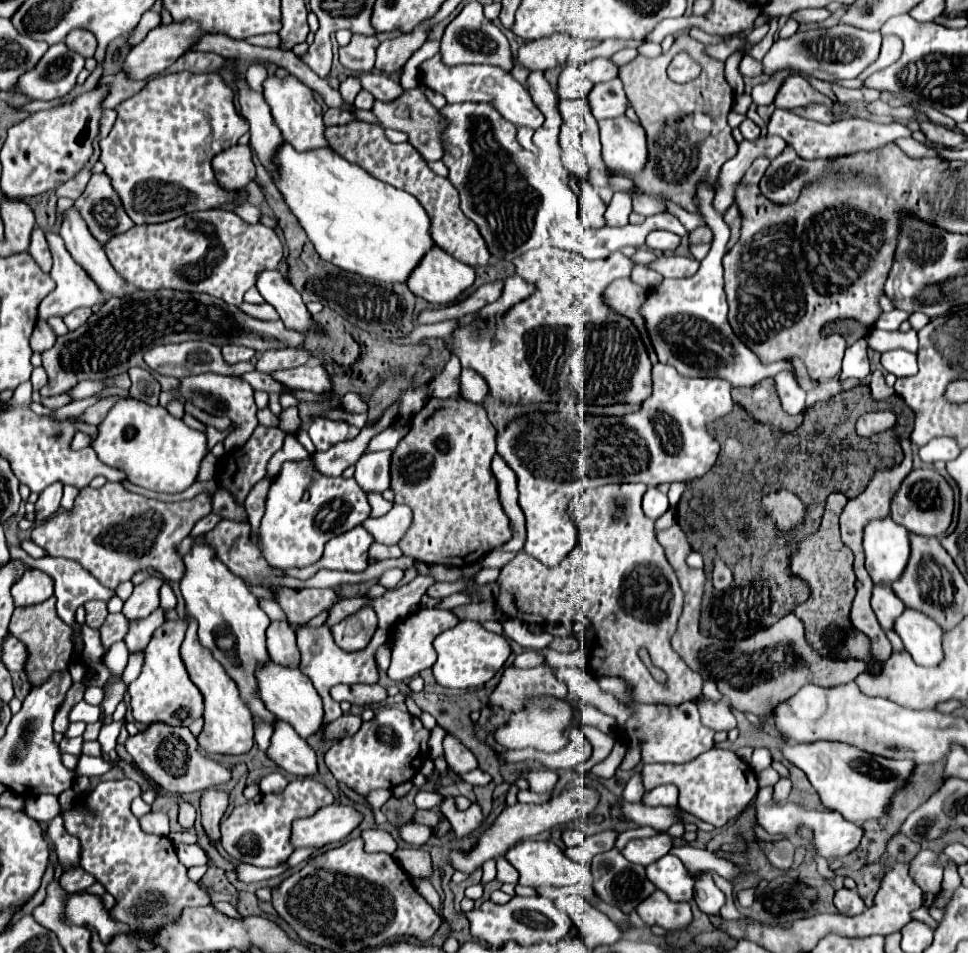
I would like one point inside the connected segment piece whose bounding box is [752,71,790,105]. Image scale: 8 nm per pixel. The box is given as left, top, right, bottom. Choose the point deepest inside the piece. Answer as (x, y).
(763, 94)

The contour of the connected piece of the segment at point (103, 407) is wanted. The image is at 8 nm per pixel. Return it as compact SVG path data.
M110 395L110 397L104 397L104 399L96 401L94 405L90 405L90 407L80 415L80 419L86 421L86 423L98 425L98 423L106 417L106 413L112 409L112 405L114 405L118 399L120 399L118 395Z

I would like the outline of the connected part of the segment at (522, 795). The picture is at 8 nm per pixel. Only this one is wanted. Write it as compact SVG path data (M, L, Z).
M519 790L517 794L517 799L521 803L534 803L534 804L540 804L545 803L546 801L549 801L551 798L551 795L538 795L536 793L532 793L529 790Z

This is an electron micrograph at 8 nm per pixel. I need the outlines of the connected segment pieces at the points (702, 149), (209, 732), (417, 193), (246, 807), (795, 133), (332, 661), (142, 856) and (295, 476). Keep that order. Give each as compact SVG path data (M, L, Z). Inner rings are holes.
M682 33L676 37L668 53L662 53L656 59L638 55L630 63L622 65L620 79L648 137L648 165L638 177L634 177L636 185L646 193L660 193L690 213L696 213L692 203L696 183L702 179L702 175L708 175L714 185L720 167L738 151L728 125L728 113L732 111L734 95L724 77L724 61L710 57L706 53L706 45L690 37L690 33ZM680 51L688 51L704 69L698 79L684 85L674 83L666 73L672 57Z
M192 617L188 631L186 631L186 639L182 643L182 661L188 669L188 675L192 679L192 683L200 689L200 693L204 695L204 727L198 735L198 745L200 751L204 753L222 753L222 755L244 755L252 749L254 745L254 727L252 727L252 715L248 711L248 707L242 703L242 699L238 697L238 687L236 683L226 675L224 667L218 665L218 661L212 657L210 651L206 651L206 647L200 645L198 635L196 635L196 621Z
M352 121L348 125L328 127L324 135L330 141L330 147L340 153L340 157L344 157L350 163L360 165L376 179L414 195L426 209L430 223L432 223L432 227L430 227L432 239L442 251L446 251L454 259L458 259L466 265L472 265L472 267L486 267L490 263L492 255L486 249L486 243L482 241L478 227L458 207L458 189L454 189L454 185L450 185L448 177L438 177L436 173L432 173L428 163L422 159L422 155L410 143L394 145L386 139L384 129L380 125L372 125L372 123L364 123L364 121Z
M298 777L278 795L258 793L254 799L236 807L228 819L220 823L222 829L222 847L224 851L240 861L256 867L278 867L292 853L290 845L290 825L298 817L310 817L320 807L334 803L334 795L318 781L308 777Z
M776 109L772 115L772 129L768 129L770 135L782 137L802 159L828 159L838 155L850 155L856 151L874 151L882 149L888 143L894 143L900 137L912 137L912 131L908 125L894 121L894 123L872 123L866 119L842 119L830 125L814 123L802 117L794 117L792 113L786 113L784 109Z
M304 625L304 627L300 627L300 631L296 635L298 635L298 649L302 655L300 671L312 679L316 691L320 693L320 697L324 701L324 723L330 723L342 715L340 705L330 697L332 685L336 685L336 683L350 683L350 685L352 683L378 683L380 675L378 675L378 667L374 663L374 653L380 645L388 640L389 631L378 627L367 647L362 651L356 651L356 653L342 651L334 643L330 629L326 625L320 625L320 627L306 627Z
M120 779L120 781L102 781L86 793L74 807L68 811L62 811L62 819L66 825L66 831L74 837L80 839L82 843L82 869L94 875L110 895L116 897L116 907L114 907L114 917L118 921L128 923L132 929L140 933L148 933L158 929L160 925L176 919L180 915L182 907L196 907L196 905L208 905L210 897L208 893L198 885L192 883L186 877L186 867L178 861L174 843L168 837L160 835L150 835L142 831L138 817L130 811L130 803L134 797L142 795L138 783L132 779Z
M312 459L286 461L272 481L256 545L274 567L306 567L322 557L324 545L370 517L366 493L354 479L316 473Z

